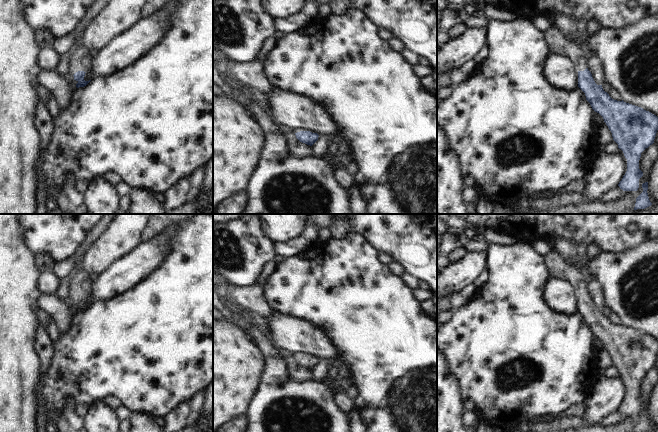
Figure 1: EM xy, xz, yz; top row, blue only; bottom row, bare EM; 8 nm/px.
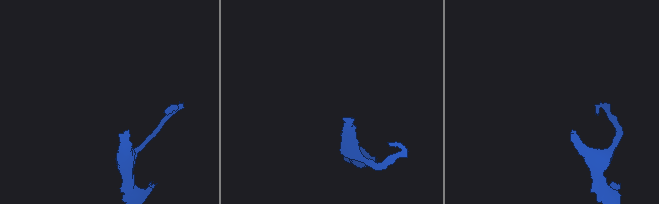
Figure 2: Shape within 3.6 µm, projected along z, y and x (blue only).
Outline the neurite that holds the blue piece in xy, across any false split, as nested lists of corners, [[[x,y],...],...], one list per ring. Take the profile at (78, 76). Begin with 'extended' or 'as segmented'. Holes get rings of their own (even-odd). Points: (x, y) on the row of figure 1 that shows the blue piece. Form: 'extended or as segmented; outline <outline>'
extended; outline [[[83,44],[79,45],[70,55],[70,67],[76,72],[73,76],[78,82],[77,88],[84,87],[91,81],[84,80],[86,72],[83,70],[89,67],[92,57],[91,50]]]

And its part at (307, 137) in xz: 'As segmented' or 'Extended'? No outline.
As segmented.

